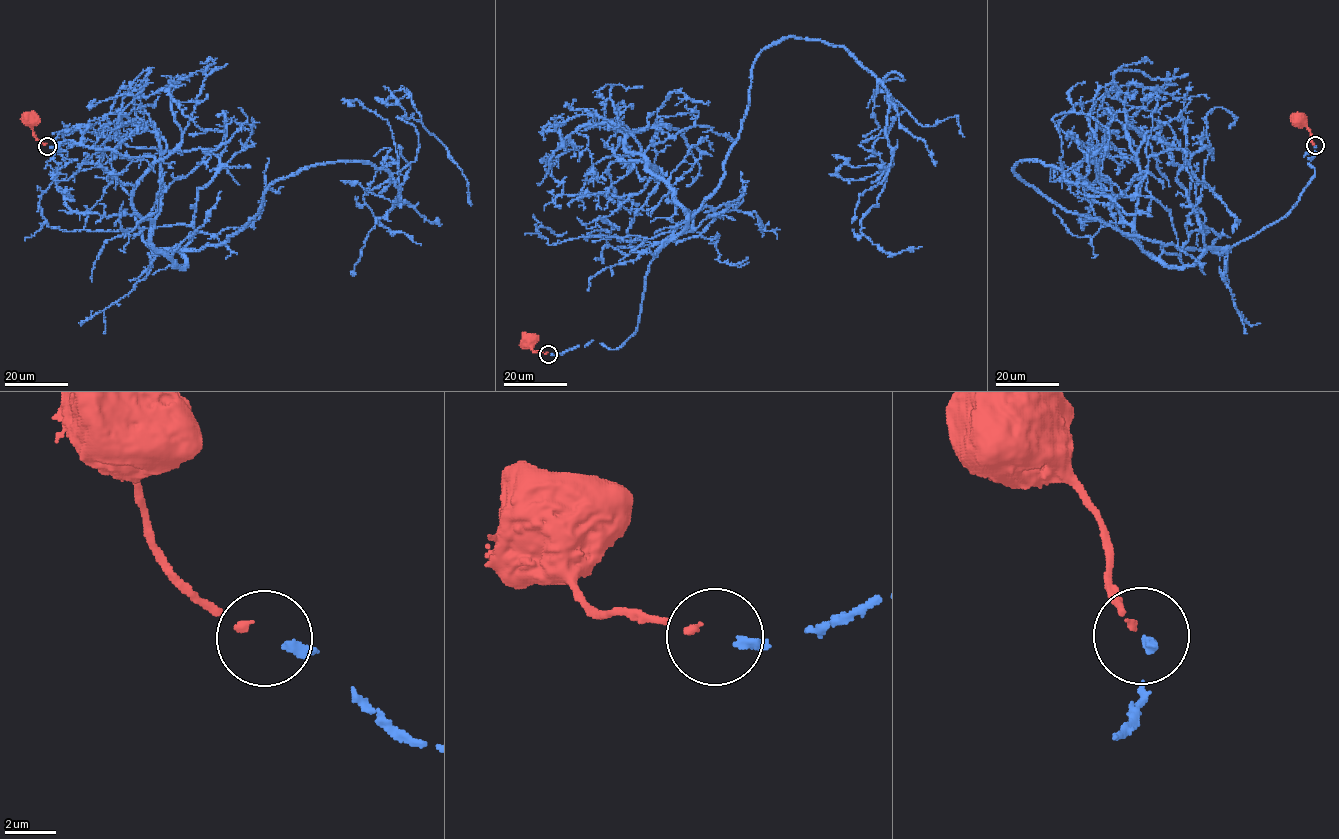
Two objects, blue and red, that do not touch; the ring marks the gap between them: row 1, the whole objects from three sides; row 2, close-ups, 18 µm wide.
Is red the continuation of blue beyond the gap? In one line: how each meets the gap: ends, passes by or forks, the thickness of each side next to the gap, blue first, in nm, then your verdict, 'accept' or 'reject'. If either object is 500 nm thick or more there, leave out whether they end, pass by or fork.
blue ends there; red ends there; 400 nm thick on the blue side, 240 nm on the other; accept

